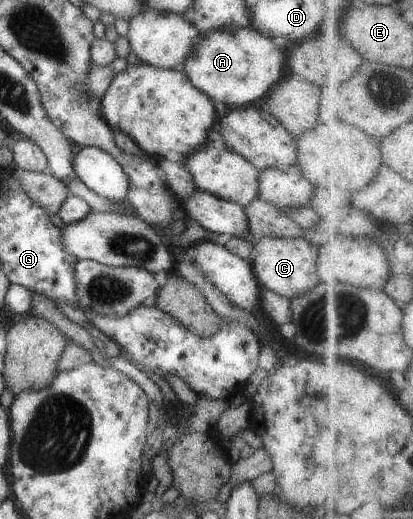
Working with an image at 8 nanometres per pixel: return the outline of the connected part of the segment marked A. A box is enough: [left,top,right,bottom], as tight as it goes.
[181,27,288,108]

